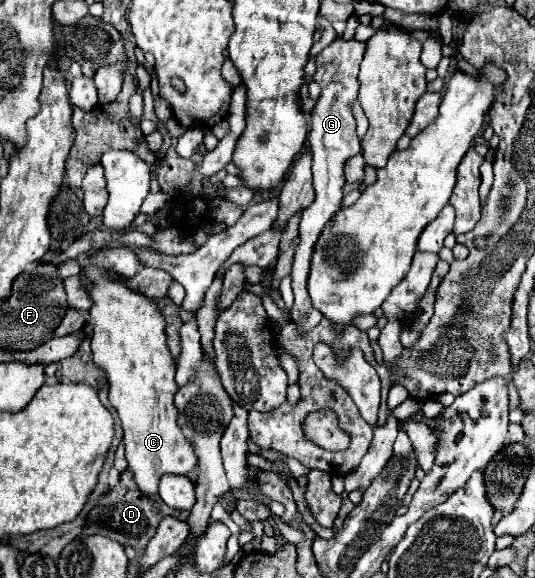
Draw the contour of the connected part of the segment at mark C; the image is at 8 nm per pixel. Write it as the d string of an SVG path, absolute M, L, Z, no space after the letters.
M87 266L81 272L81 276L87 276L83 280L89 280L85 284L93 286L89 288L89 298L93 300L93 306L87 318L93 330L93 340L91 340L93 358L95 358L95 364L107 372L107 380L111 384L109 402L117 410L123 432L125 432L123 444L125 444L125 458L127 458L129 470L133 472L137 488L141 488L145 496L153 496L157 494L161 476L189 474L197 466L197 456L193 448L189 448L189 442L185 442L185 436L177 424L177 408L173 404L173 398L179 386L175 382L175 364L165 342L165 320L161 312L157 310L157 302L127 288L121 280L109 280L107 272L109 270L95 268L95 266Z

